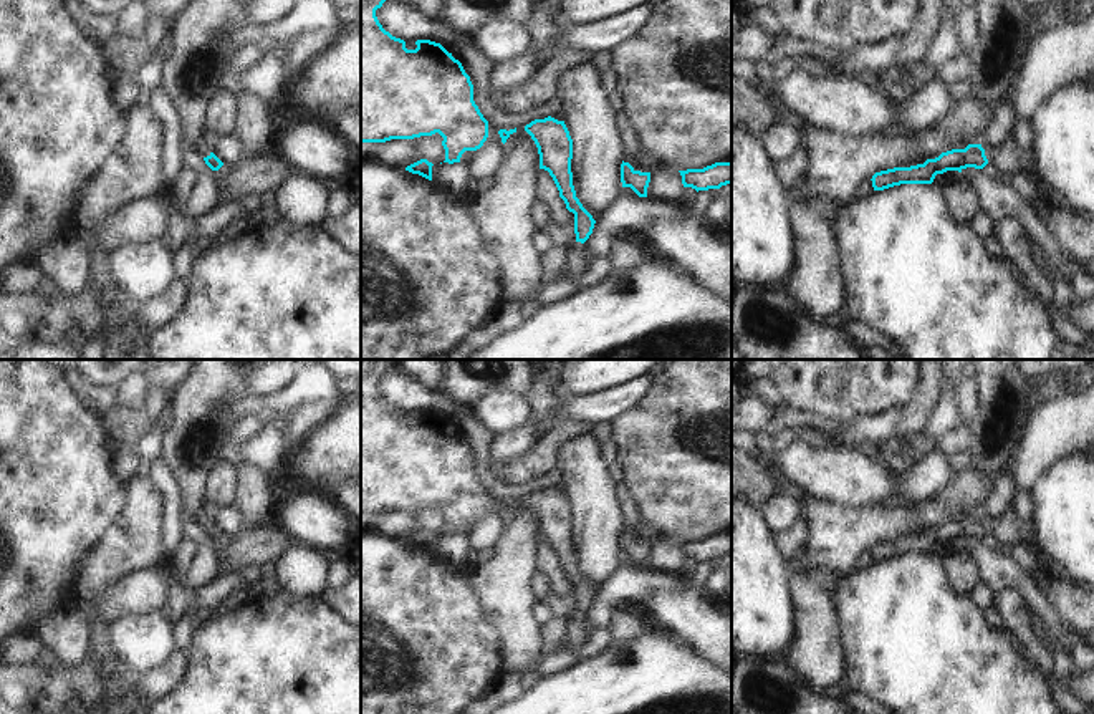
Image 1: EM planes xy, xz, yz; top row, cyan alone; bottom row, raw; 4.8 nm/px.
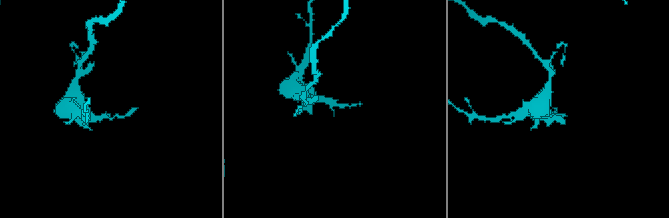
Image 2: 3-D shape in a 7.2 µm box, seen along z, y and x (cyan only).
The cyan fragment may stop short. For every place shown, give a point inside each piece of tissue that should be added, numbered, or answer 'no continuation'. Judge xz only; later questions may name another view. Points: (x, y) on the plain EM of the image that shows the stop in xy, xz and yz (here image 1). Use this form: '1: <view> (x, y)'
no continuation.

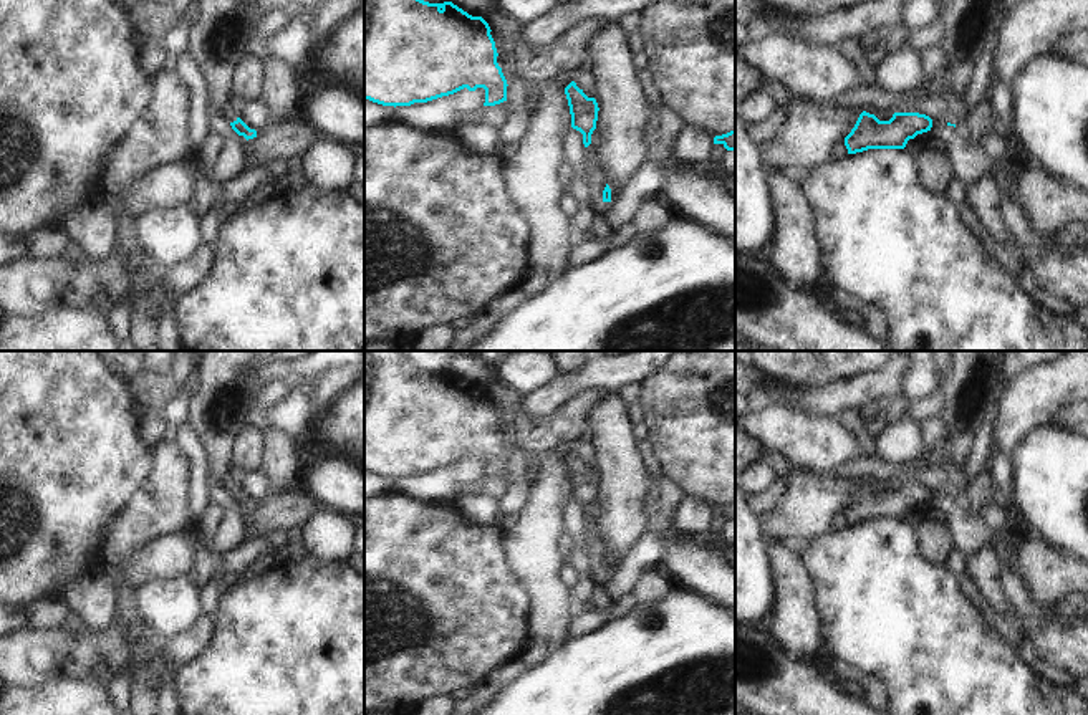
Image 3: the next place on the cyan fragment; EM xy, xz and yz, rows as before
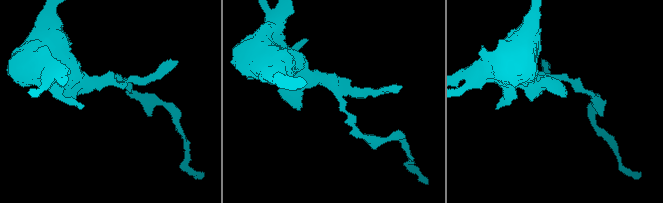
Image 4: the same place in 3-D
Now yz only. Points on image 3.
no continuation.

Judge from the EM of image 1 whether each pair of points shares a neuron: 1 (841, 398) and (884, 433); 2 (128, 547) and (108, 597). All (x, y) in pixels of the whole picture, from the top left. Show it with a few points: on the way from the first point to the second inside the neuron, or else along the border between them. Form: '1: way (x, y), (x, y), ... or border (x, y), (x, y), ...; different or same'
1: border (901, 408), (851, 419); different
2: border (151, 569), (108, 582), (96, 593), (93, 612); different

